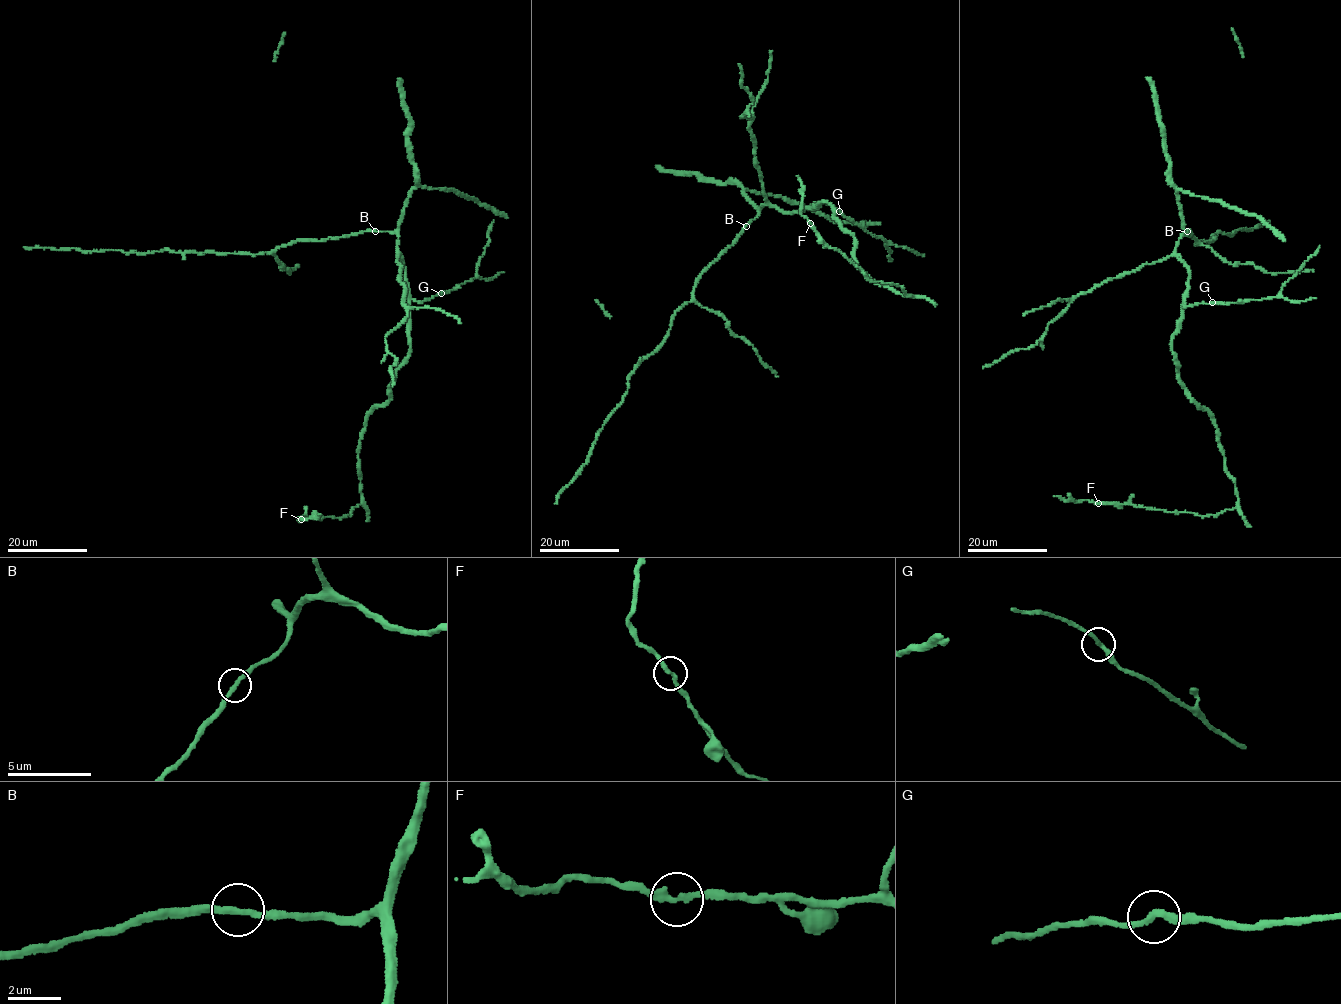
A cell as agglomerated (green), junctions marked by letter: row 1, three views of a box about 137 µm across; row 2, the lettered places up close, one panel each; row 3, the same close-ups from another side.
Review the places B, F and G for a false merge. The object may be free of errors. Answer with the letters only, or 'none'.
none

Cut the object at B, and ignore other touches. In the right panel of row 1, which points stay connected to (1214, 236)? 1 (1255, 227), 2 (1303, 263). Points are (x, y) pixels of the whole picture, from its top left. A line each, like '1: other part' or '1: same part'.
1: same part
2: other part

